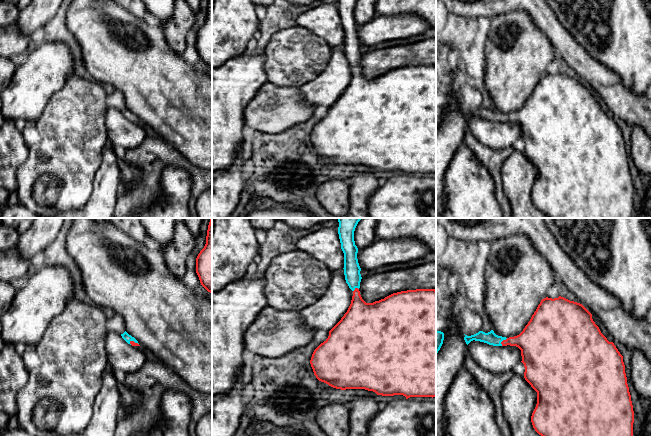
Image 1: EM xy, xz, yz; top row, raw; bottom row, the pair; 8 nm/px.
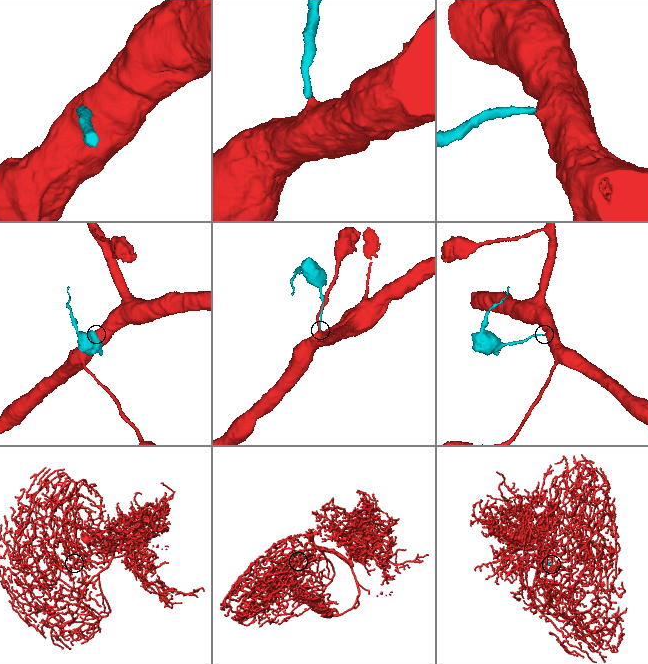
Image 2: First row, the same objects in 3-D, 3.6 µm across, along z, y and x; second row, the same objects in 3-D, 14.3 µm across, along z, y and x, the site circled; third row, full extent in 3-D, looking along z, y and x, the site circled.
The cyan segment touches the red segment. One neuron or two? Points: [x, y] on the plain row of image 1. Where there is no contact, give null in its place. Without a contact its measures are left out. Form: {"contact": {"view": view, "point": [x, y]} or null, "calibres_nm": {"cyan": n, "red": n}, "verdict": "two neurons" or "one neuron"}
{"contact": {"view": "yz", "point": [502, 116]}, "calibres_nm": {"cyan": 100, "red": 240}, "verdict": "one neuron"}

